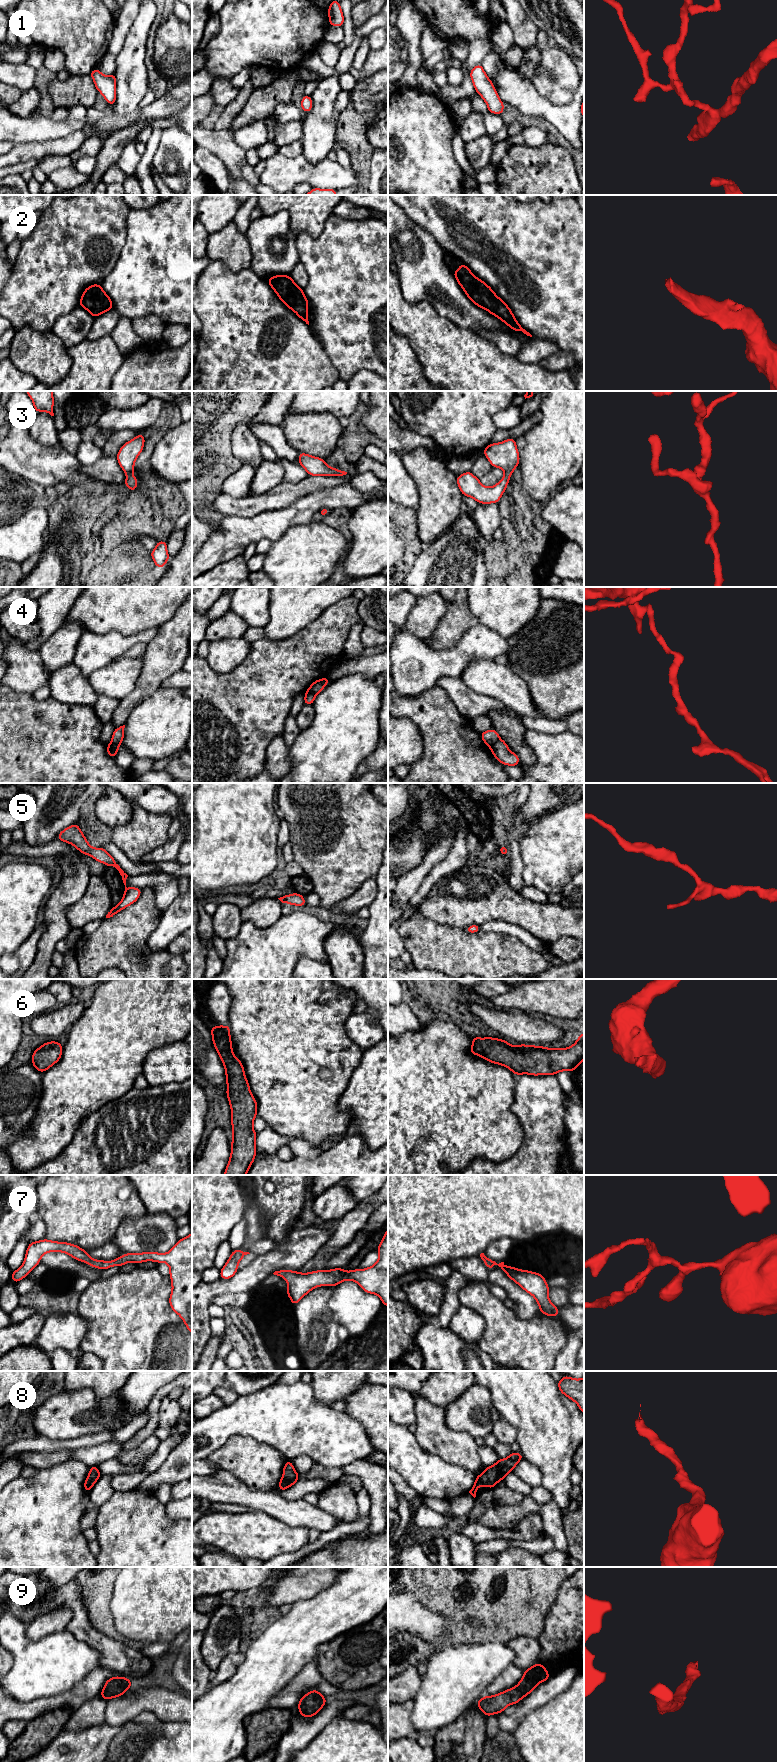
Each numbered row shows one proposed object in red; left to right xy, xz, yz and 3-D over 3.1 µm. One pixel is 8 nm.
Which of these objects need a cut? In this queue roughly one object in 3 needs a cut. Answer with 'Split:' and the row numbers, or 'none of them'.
Split: 4

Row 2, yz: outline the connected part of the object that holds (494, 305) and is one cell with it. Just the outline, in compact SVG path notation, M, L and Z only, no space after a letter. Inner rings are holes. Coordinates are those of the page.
M461 263L459 269L455 270L453 274L465 294L476 306L495 315L513 331L522 331L527 336L532 337L517 322L507 304L494 293L490 286L481 279L478 279L464 263Z

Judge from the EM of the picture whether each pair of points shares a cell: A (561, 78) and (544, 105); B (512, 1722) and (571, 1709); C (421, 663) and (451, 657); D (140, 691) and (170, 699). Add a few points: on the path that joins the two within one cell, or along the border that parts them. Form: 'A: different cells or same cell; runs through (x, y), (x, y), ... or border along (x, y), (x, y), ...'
A: different cells; border along (531, 82), (536, 90), (552, 103), (570, 103)
B: different cells; border along (542, 1706), (534, 1709), (513, 1732)
C: same cell; runs through (428, 663), (444, 663)
D: different cells; border along (161, 686), (134, 709)

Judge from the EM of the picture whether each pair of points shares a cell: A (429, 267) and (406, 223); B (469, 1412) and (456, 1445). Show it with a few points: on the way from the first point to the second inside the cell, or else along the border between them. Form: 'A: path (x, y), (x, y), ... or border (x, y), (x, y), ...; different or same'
A: path (429, 255), (428, 244), (418, 232); same
B: border (444, 1415), (450, 1429), (465, 1431), (475, 1438); different

